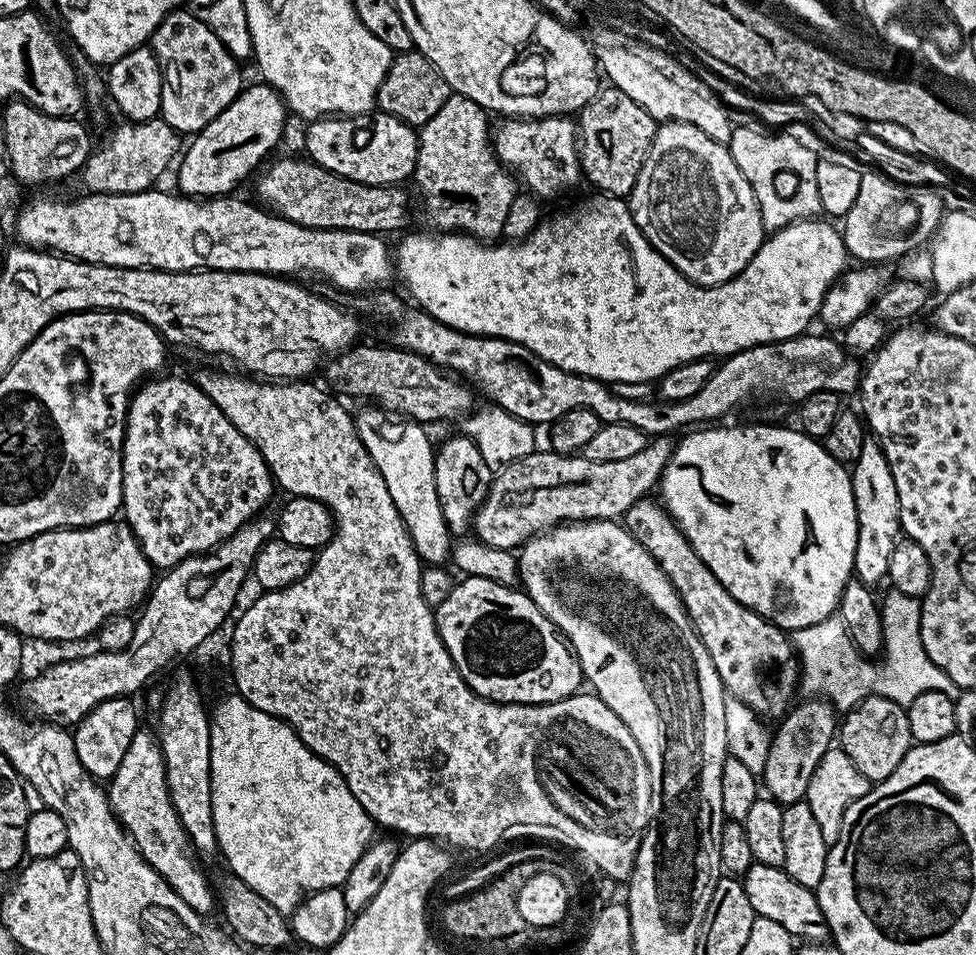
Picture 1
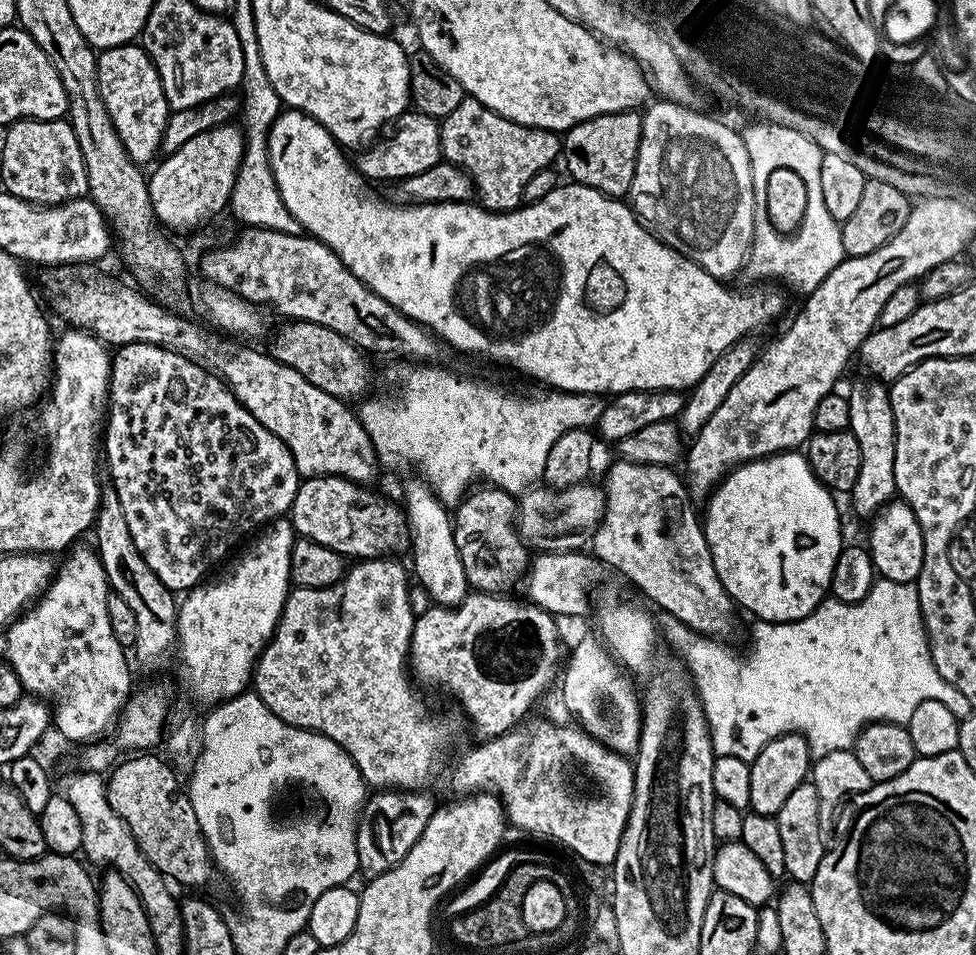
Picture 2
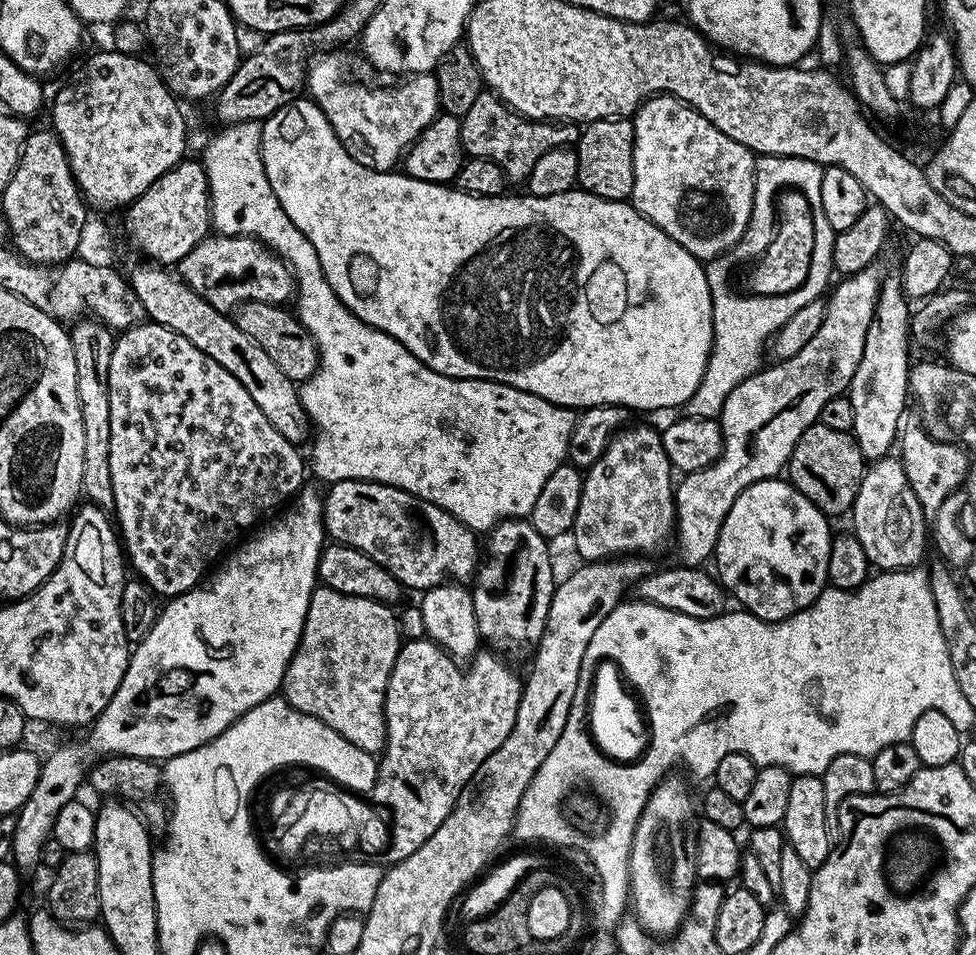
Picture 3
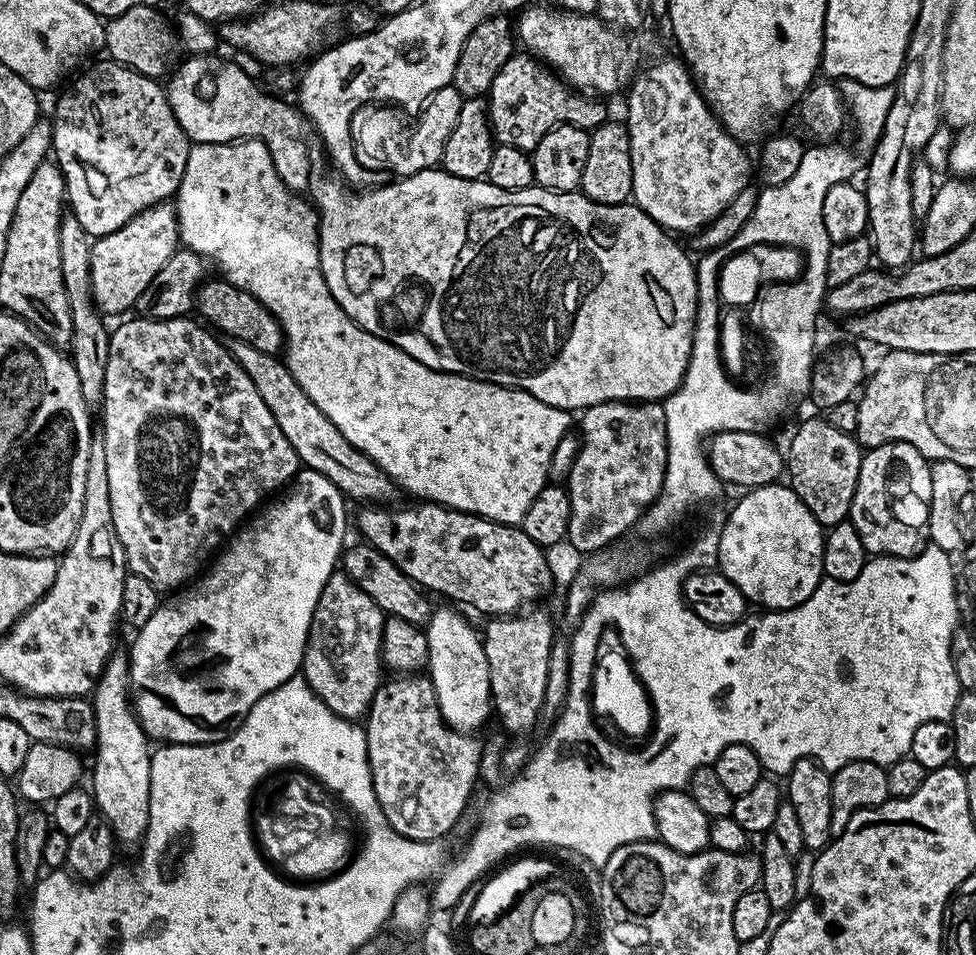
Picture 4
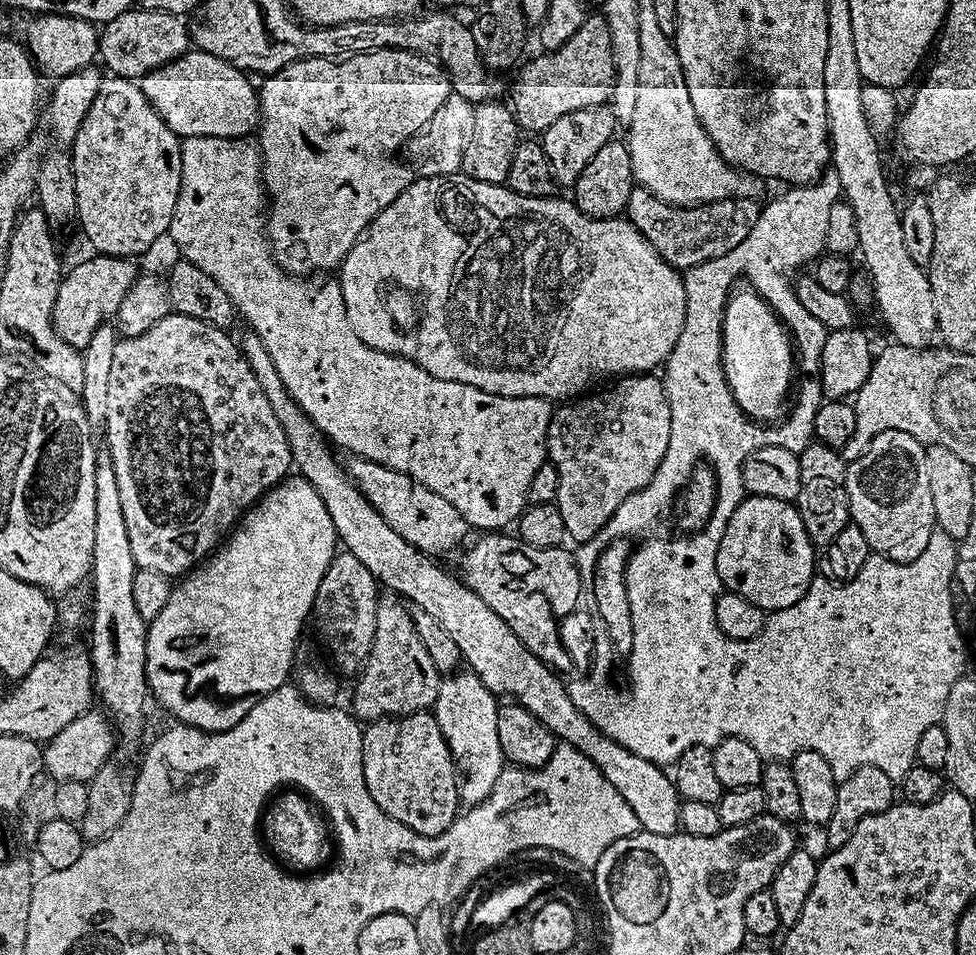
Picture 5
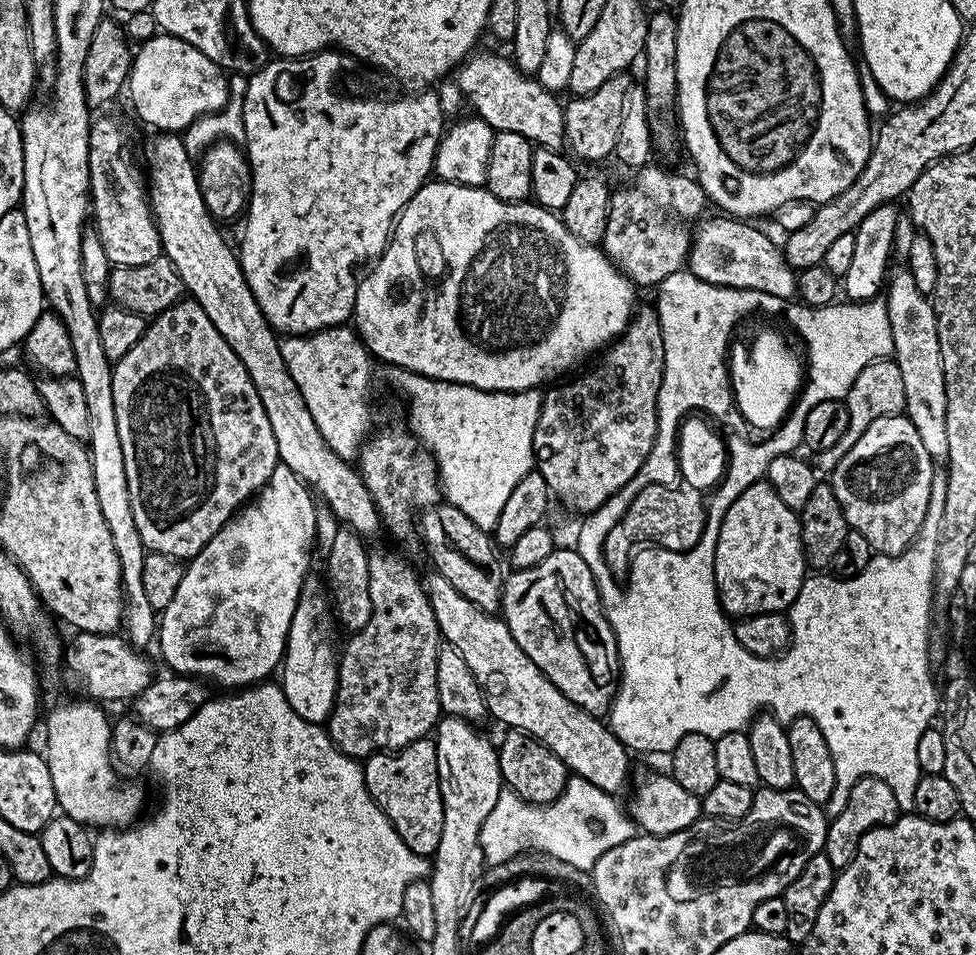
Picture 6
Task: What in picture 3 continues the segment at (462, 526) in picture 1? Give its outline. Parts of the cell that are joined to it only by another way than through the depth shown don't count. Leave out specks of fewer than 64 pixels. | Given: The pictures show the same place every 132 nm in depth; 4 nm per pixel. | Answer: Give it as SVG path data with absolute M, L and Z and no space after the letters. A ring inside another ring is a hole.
M524 518L500 521L486 539L486 551L470 584L481 641L500 654L531 653L544 633L546 614L550 614L550 602L558 583L548 553L549 541Z

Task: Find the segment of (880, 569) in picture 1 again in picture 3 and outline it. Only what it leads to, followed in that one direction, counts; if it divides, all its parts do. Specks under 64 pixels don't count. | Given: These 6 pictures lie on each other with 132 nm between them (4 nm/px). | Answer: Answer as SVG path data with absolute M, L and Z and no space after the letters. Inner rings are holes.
M899 271L885 275L880 281L880 299L876 302L874 318L866 330L866 346L862 346L862 362L854 370L852 384L846 393L854 406L854 426L851 433L862 450L865 461L885 459L893 451L902 427L904 403L909 403L908 340L910 341L910 301L902 290Z

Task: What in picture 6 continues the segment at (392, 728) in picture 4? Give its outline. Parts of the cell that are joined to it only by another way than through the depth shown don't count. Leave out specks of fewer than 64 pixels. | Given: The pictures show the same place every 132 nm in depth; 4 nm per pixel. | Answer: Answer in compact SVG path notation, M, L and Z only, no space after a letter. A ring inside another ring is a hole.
M431 739L415 740L404 748L397 748L391 752L375 752L367 757L362 764L364 781L368 787L368 793L386 814L386 818L398 830L402 842L414 850L414 854L425 858L435 857L438 850L438 842L442 839L442 818L444 817L444 803L442 802L442 790L438 778L438 758L436 757L436 745Z

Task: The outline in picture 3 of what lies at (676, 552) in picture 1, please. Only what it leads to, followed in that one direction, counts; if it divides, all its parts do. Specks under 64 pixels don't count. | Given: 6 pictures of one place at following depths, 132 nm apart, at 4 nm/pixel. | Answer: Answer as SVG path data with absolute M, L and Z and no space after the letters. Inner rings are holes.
M629 423L615 432L609 440L602 458L584 472L582 502L578 502L578 514L570 533L570 541L584 562L619 558L625 554L649 554L671 541L676 526L676 494L674 469L666 458L662 438L657 429L648 424Z

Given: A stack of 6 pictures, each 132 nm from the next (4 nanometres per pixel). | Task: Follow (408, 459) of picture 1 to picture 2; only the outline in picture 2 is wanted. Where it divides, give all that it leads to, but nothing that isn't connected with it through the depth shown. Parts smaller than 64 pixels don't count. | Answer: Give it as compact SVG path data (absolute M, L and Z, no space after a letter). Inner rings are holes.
M415 478L404 488L402 507L408 517L410 533L411 567L415 579L430 594L433 605L455 606L461 604L470 591L466 570L462 570L462 558L458 558L458 546L454 546L454 523L449 509L436 497L432 487L423 479Z

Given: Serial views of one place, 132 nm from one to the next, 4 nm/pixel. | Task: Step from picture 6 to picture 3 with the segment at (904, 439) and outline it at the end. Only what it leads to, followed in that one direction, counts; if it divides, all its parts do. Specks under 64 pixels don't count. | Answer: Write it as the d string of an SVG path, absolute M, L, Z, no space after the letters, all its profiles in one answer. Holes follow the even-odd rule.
M885 458L867 465L858 498L850 513L851 531L862 542L869 565L876 570L903 570L921 563L926 548L926 513L914 498L906 470L896 458Z

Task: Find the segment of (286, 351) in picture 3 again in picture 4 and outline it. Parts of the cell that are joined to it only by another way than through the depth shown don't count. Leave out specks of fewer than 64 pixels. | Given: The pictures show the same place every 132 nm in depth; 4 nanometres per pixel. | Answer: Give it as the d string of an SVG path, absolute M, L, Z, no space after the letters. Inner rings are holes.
M205 279L196 290L194 308L197 313L200 311L199 319L229 341L246 342L246 346L254 346L254 350L262 350L262 354L277 355L284 347L284 331L280 323L262 302L258 302L258 298L254 298L254 294L234 286L229 280L215 279Z

